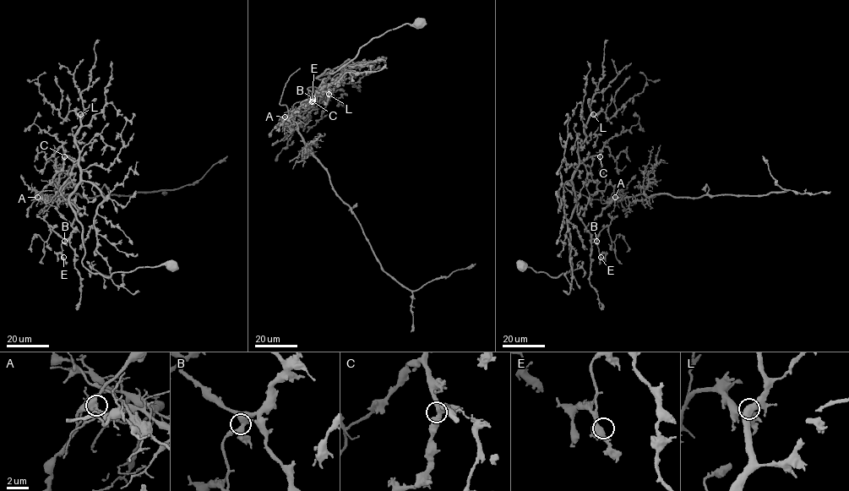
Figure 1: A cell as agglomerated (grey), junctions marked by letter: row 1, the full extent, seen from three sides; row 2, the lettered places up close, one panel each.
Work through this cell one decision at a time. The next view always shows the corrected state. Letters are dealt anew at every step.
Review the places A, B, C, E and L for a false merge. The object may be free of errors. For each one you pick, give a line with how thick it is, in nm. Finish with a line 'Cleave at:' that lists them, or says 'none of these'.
A: 480 nm thick
Cleave at: A

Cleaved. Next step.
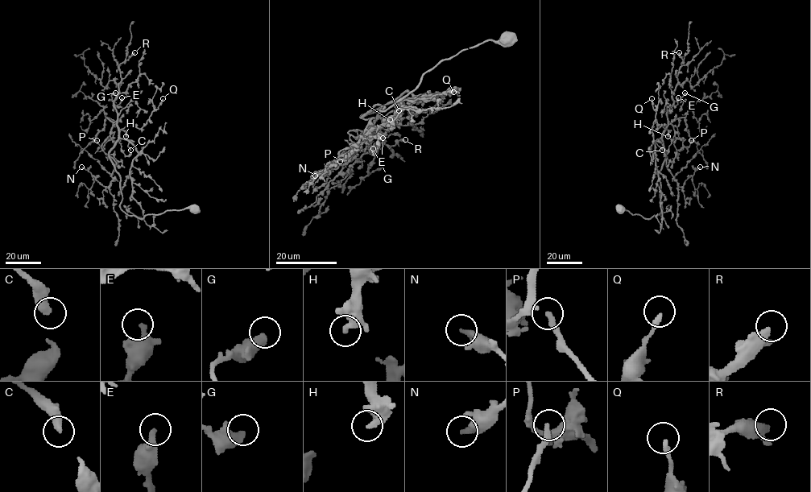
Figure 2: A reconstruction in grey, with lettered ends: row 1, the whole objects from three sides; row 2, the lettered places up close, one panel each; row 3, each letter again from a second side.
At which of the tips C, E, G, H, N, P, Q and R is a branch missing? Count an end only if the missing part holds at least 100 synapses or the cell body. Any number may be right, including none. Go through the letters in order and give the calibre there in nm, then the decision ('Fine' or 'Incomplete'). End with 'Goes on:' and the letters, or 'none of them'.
C: Thickness 400 nm. Fine
E: Thickness 320 nm. Fine
G: Thickness 440 nm. Fine
H: Thickness 240 nm. Fine
N: Thickness 340 nm. Fine
P: Thickness 200 nm. Fine
Q: Thickness 240 nm. Fine
R: Thickness 320 nm. Incomplete
Goes on: R

